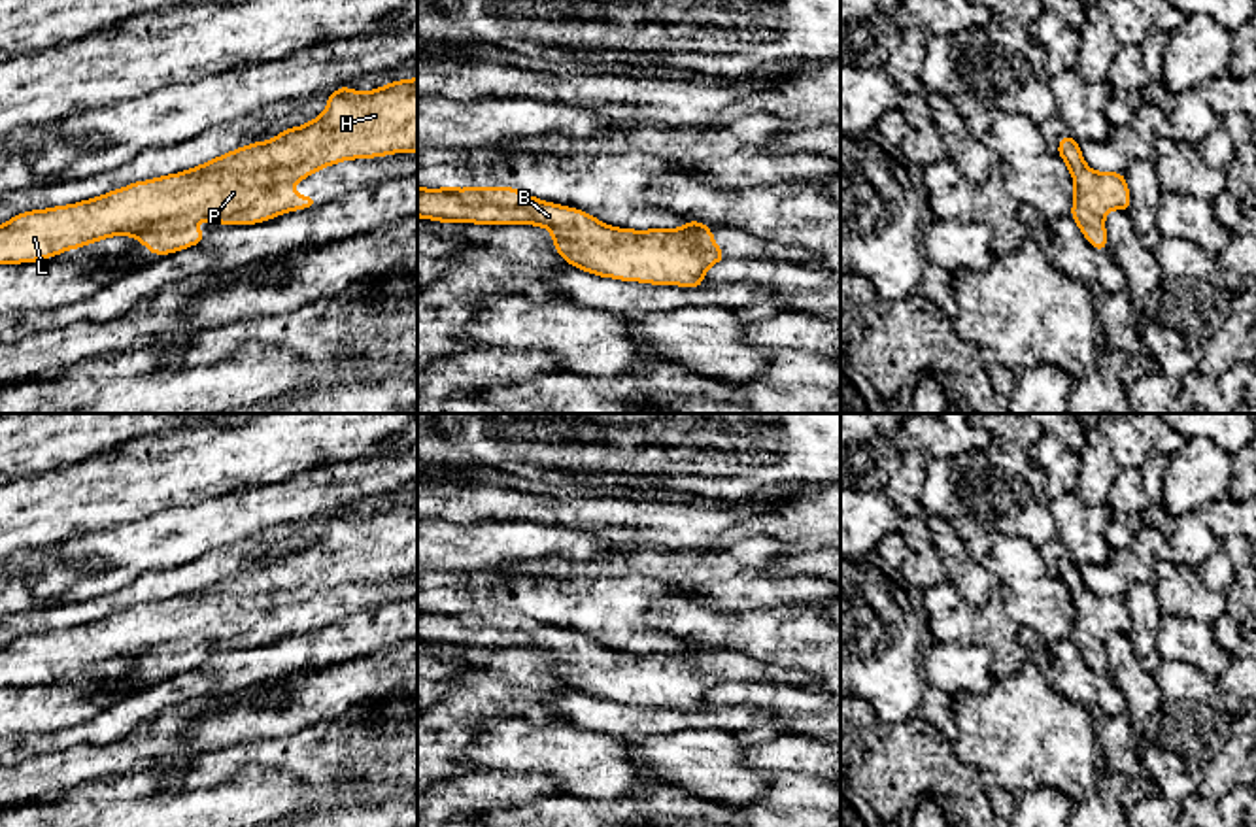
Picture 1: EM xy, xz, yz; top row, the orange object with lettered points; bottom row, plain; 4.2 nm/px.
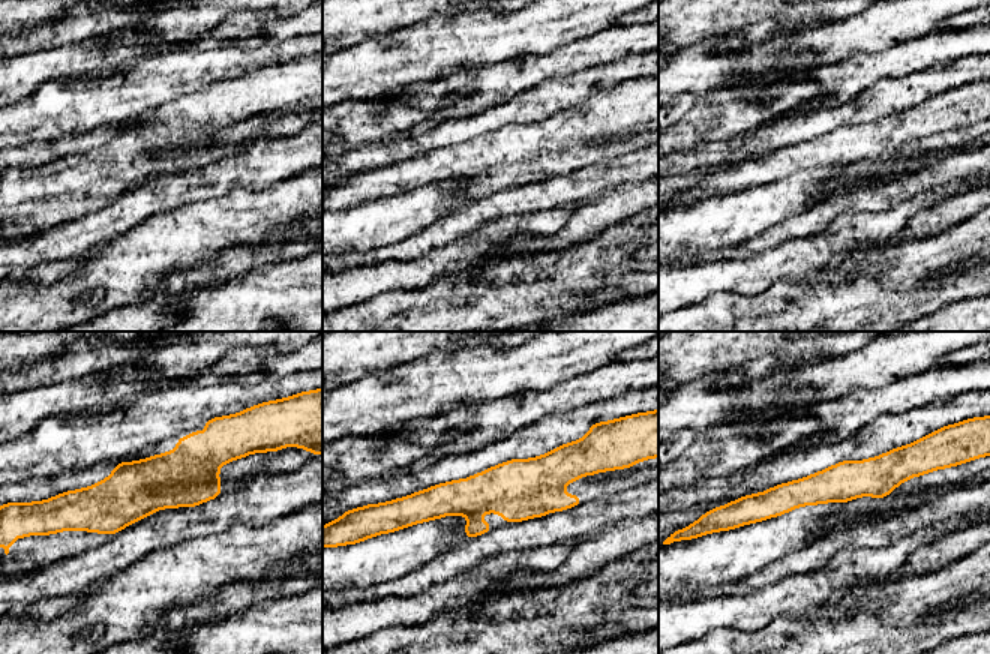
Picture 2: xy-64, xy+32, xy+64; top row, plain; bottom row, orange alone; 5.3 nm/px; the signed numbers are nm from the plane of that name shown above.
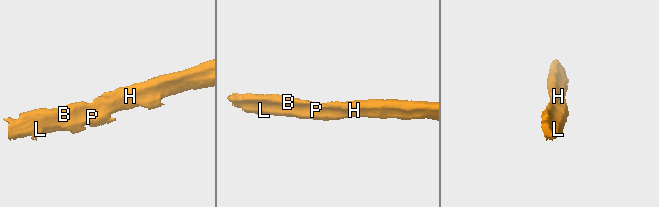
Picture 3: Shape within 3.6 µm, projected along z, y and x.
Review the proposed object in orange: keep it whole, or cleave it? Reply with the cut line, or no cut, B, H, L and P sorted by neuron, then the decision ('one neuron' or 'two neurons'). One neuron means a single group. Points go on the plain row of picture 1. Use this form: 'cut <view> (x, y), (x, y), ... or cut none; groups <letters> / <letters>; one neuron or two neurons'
cut none; groups B H L P; one neuron

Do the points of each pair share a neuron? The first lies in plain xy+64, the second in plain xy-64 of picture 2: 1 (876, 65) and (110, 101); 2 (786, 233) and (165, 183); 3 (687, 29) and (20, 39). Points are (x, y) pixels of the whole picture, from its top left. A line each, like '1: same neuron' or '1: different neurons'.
1: same neuron
2: same neuron
3: different neurons

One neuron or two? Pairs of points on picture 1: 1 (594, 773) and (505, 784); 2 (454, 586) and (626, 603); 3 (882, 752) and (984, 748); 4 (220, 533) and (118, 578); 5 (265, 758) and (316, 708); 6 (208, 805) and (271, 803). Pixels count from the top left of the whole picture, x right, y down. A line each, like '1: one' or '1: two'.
1: two
2: one
3: two
4: one
5: two
6: one

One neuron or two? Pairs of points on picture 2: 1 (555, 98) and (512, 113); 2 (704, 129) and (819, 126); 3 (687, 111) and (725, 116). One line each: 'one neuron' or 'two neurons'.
1: one neuron
2: two neurons
3: one neuron

